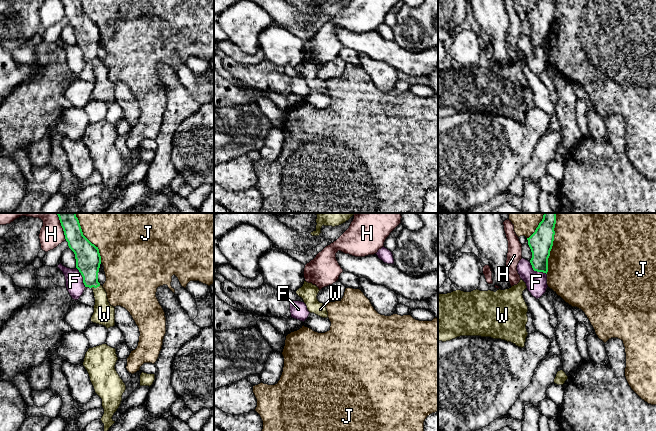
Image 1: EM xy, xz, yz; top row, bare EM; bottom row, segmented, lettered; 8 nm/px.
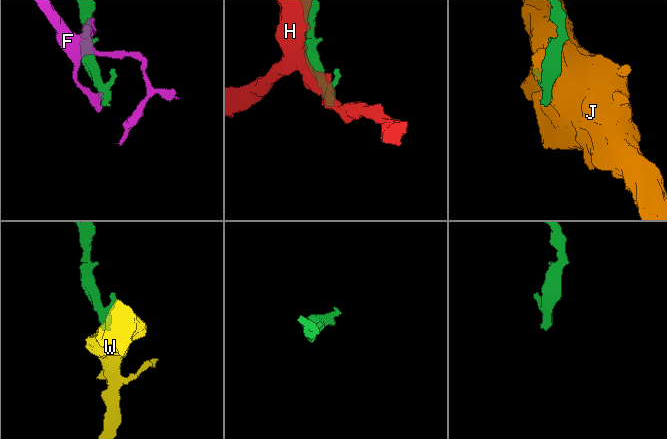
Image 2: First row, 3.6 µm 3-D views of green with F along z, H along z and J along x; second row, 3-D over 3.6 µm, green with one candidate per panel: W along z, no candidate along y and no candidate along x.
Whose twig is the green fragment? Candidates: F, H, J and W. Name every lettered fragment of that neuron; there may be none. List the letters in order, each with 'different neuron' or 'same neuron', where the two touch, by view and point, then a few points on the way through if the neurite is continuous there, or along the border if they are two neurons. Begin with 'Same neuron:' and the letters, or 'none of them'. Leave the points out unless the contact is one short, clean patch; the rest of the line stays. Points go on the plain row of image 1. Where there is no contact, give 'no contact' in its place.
Same neuron: W
F: different neuron; contact yz (536, 46)
H: different neuron; contact xy (64, 8)
J: different neuron; contact yz (551, 24)
W: same neuron; contact xy (95, 63); way xy (88, 35), (90, 56), (95, 63), (99, 67), (104, 90)

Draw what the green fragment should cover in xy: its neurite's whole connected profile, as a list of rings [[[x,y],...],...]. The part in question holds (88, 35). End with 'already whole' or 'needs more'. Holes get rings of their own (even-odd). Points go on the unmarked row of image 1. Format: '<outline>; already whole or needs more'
[[[61,0],[69,24],[74,28],[76,44],[83,53],[85,63],[93,66],[95,81],[91,98],[107,105],[115,102],[115,84],[110,81],[107,69],[98,58],[101,32],[98,23],[84,11],[80,0]]]; needs more

